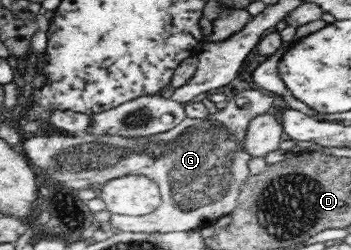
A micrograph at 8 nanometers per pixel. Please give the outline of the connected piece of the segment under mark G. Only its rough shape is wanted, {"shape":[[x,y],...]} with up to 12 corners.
{"shape":[[261,90],[162,134],[22,140],[46,185],[143,175],[161,203],[108,229],[175,233],[235,213]]}

